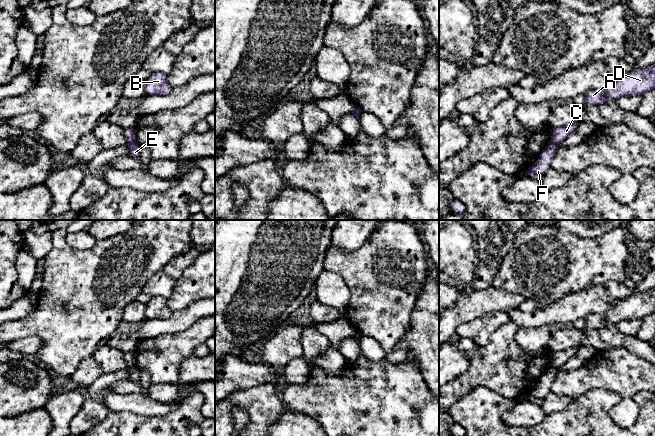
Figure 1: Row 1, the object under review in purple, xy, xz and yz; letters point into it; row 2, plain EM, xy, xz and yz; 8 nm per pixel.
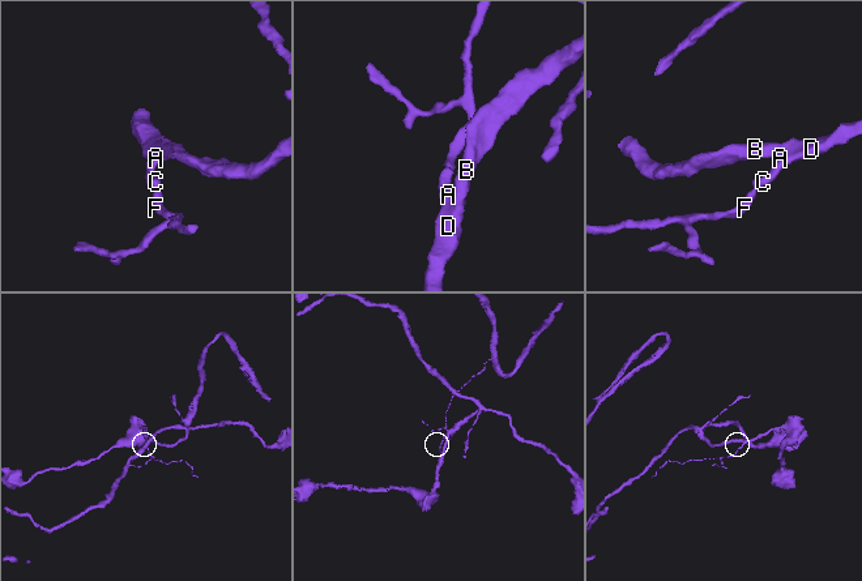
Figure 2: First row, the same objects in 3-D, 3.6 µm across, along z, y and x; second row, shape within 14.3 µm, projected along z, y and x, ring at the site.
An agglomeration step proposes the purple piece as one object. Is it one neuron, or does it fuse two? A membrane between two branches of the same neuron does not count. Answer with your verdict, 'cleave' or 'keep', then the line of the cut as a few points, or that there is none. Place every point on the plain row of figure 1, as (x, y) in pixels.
cleave; cut xy (135, 365), (129, 368)

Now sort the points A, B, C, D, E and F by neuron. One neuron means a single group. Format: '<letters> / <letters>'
A B C D / E F

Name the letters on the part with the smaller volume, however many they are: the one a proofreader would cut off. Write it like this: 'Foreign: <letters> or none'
Foreign: E, F

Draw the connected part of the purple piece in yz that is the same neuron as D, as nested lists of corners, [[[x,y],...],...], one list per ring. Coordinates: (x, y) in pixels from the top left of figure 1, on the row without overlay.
[[[655,288],[617,300],[606,311],[585,317],[585,330],[595,330],[615,325],[621,321],[643,320],[655,313]]]

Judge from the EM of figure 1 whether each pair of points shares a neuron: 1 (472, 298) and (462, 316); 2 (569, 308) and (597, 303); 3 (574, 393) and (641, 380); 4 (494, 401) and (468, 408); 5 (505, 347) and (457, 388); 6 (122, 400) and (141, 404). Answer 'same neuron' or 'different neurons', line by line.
1: same neuron
2: same neuron
3: same neuron
4: same neuron
5: same neuron
6: same neuron

